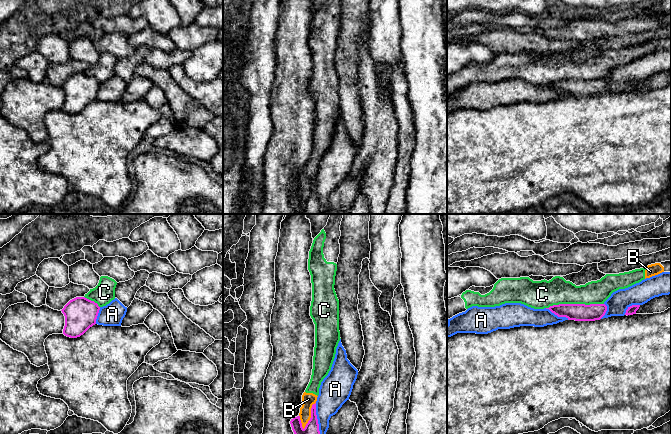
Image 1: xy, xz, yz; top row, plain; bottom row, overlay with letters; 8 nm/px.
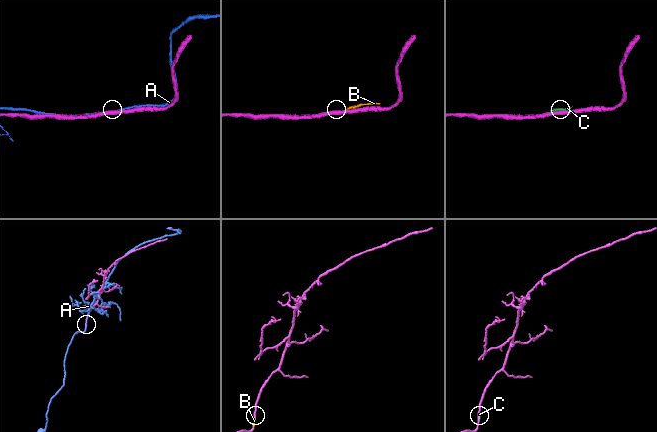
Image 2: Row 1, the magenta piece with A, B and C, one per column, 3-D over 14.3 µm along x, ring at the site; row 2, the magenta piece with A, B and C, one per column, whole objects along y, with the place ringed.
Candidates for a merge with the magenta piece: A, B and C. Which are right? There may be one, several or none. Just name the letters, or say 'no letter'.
no letter

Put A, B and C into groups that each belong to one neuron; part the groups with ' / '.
A / B C

